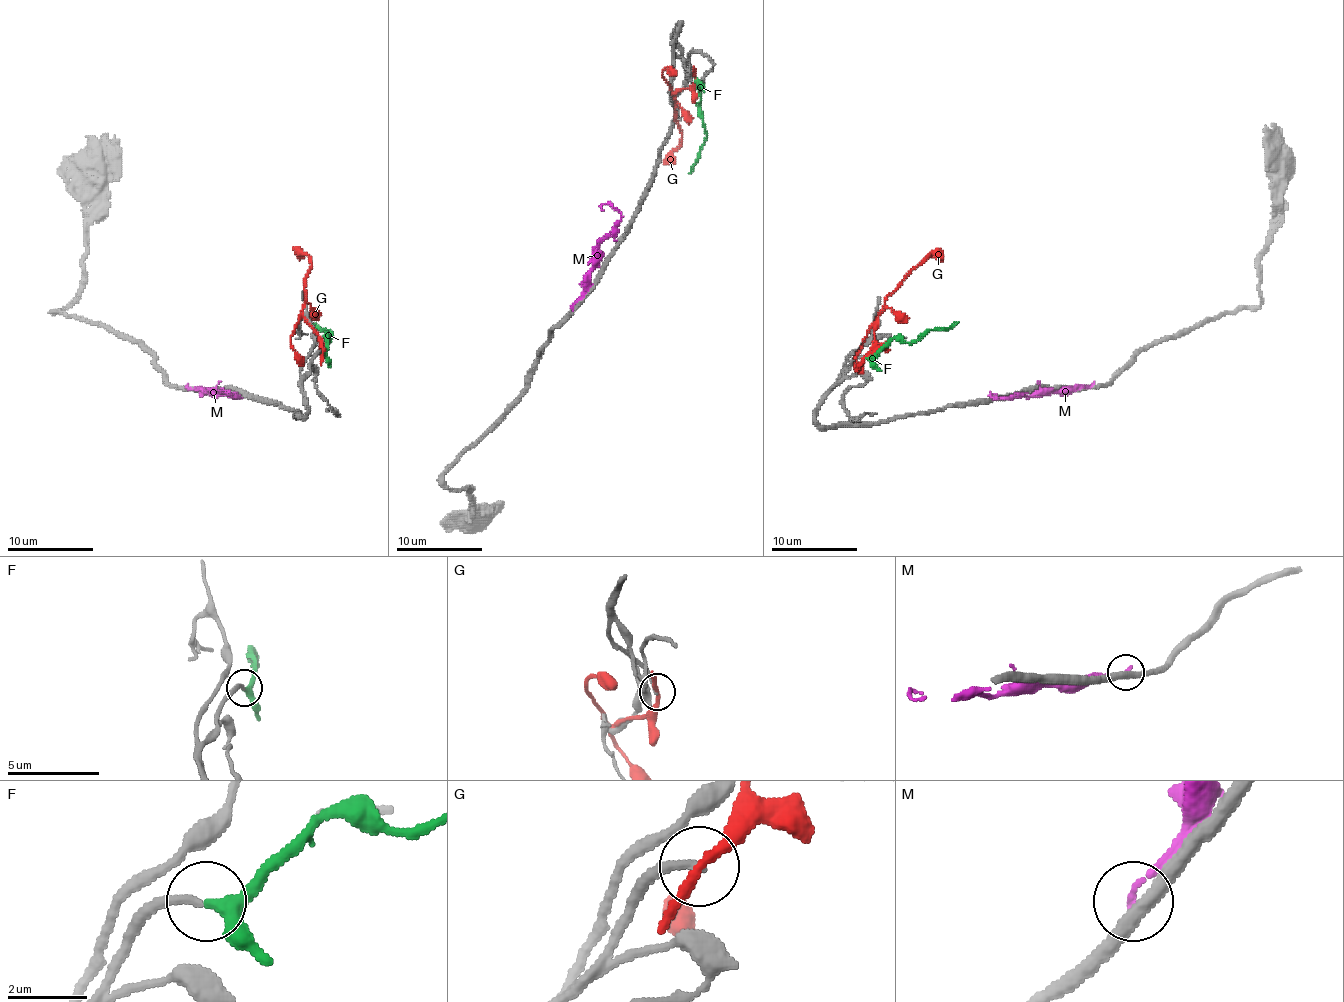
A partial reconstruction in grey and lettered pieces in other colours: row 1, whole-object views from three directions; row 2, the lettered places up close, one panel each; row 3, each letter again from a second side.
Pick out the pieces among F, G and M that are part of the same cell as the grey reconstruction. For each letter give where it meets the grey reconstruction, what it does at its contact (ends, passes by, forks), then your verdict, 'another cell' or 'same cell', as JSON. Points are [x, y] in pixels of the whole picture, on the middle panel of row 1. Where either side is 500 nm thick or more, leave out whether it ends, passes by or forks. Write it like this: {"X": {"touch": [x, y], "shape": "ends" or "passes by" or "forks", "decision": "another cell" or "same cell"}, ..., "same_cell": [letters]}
{"F": {"touch": [695, 78], "shape": "passes by", "decision": "same cell"}, "G": {"touch": [695, 76], "shape": "passes by", "decision": "another cell"}, "M": {"touch": [572, 307], "shape": "ends", "decision": "another cell"}, "same_cell": ["F"]}

